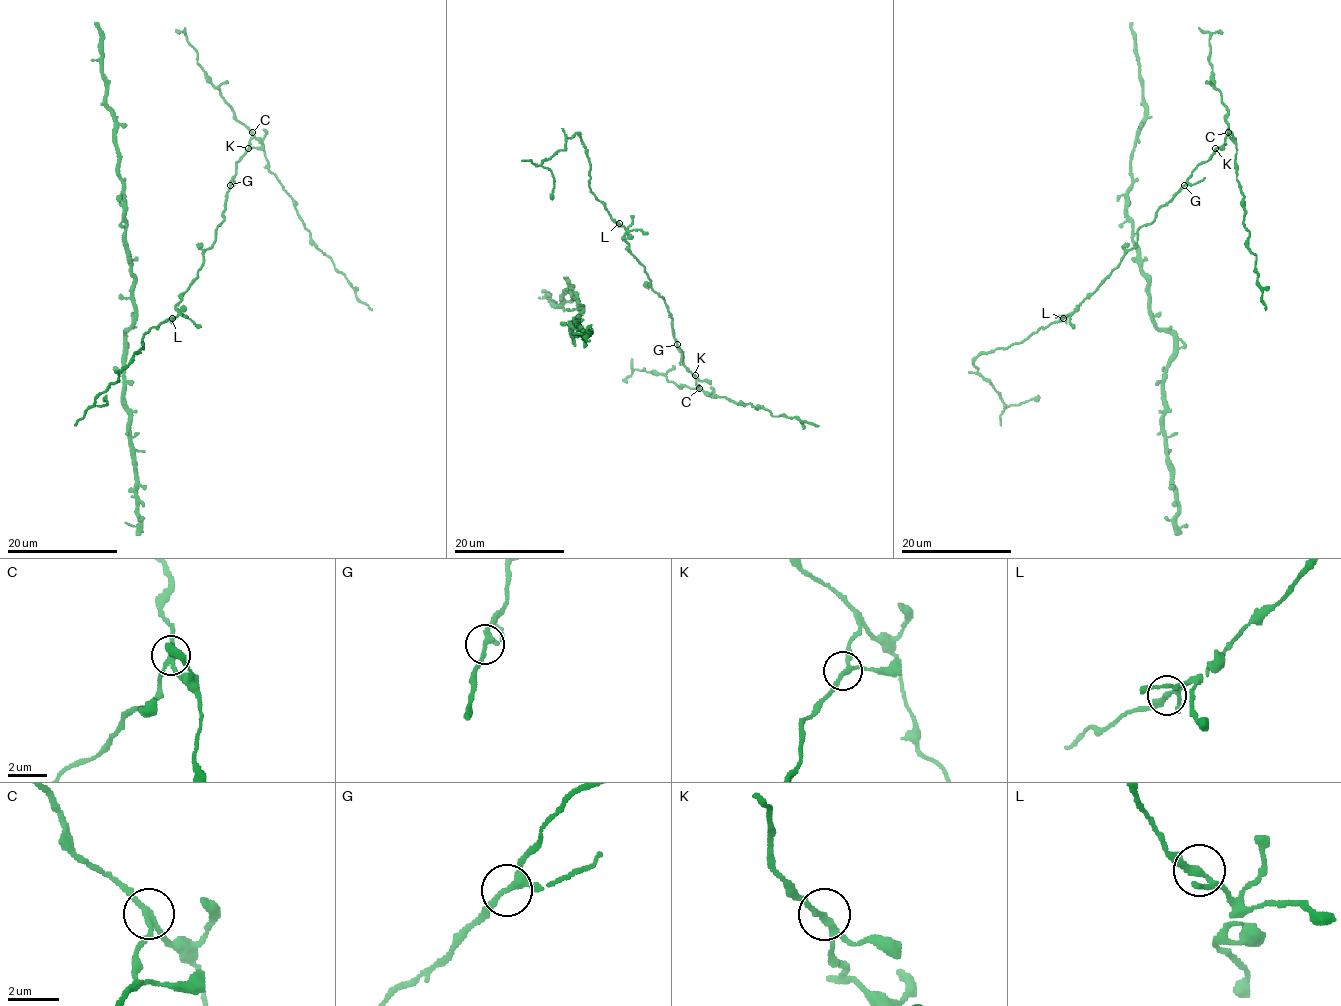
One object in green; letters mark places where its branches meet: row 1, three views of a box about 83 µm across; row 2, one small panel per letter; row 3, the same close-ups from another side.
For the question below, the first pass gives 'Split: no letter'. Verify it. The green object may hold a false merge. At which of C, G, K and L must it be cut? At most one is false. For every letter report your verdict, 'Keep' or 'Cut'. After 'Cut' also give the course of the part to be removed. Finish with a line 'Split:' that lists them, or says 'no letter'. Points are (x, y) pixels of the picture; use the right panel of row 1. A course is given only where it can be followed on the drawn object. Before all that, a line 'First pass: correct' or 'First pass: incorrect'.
First pass: incorrect
C: Cut. Course of the part to remove: (1228, 133), (1237, 145), (1244, 225), (1248, 247), (1256, 256), (1266, 310)
G: Keep
K: Keep
L: Keep
Split: C

